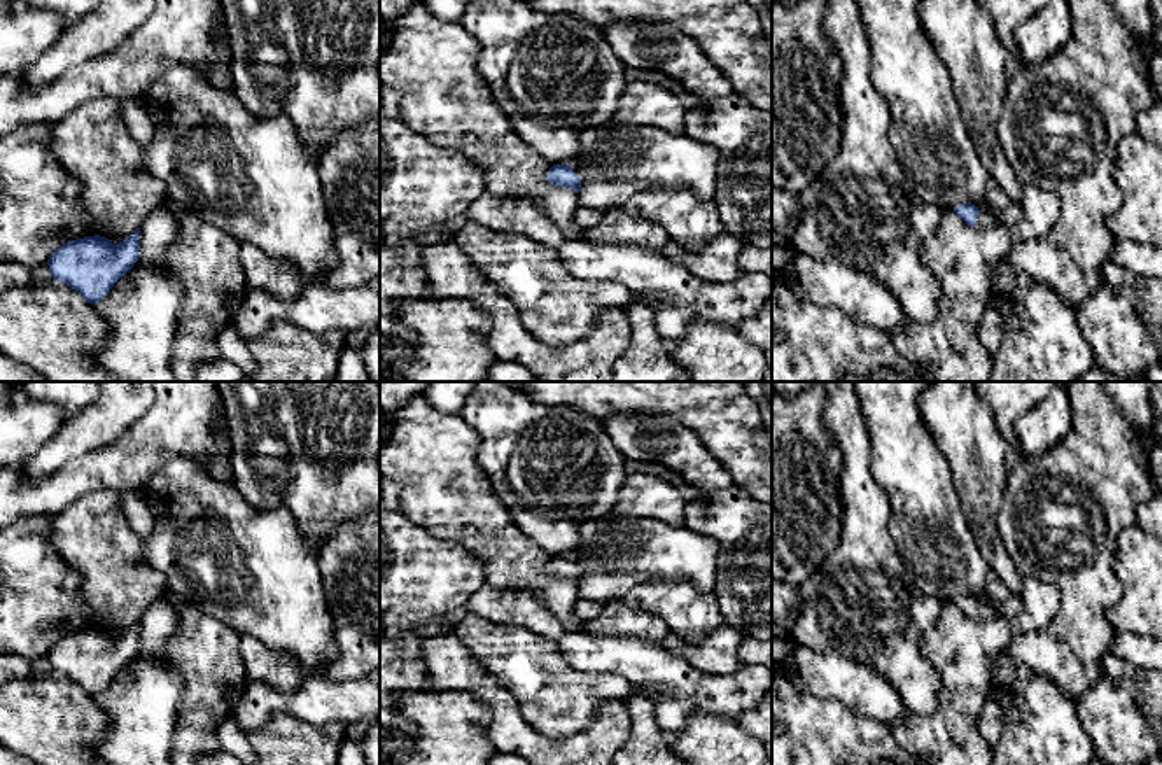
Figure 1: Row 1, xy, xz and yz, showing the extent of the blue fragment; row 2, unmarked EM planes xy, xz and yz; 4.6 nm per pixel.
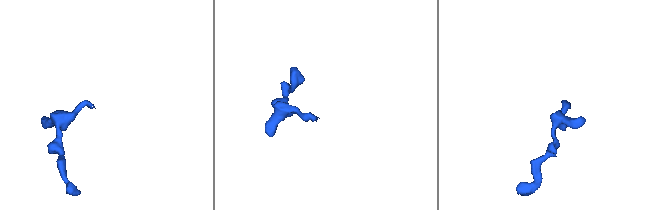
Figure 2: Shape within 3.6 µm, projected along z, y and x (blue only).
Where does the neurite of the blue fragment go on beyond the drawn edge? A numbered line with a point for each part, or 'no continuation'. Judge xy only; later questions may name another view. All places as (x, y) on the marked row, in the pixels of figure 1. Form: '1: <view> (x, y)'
no continuation

